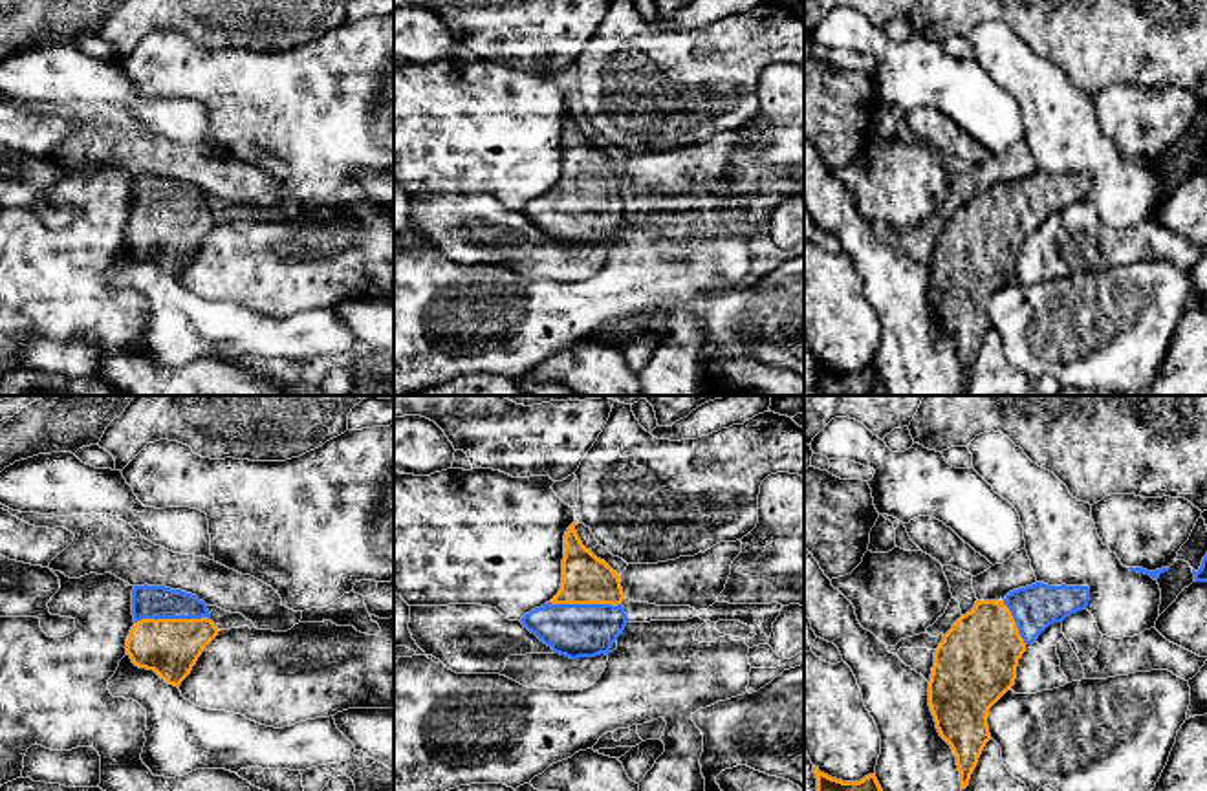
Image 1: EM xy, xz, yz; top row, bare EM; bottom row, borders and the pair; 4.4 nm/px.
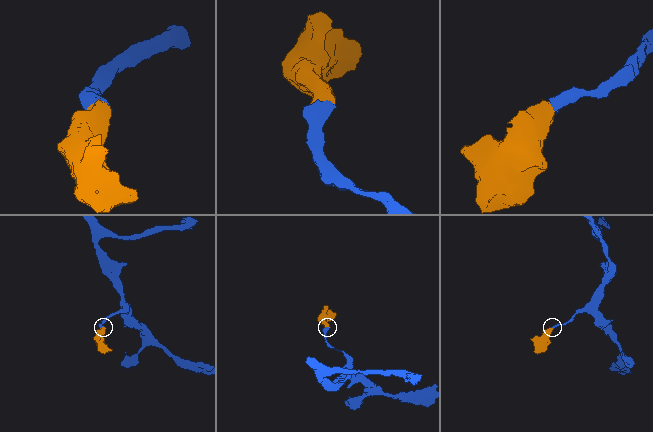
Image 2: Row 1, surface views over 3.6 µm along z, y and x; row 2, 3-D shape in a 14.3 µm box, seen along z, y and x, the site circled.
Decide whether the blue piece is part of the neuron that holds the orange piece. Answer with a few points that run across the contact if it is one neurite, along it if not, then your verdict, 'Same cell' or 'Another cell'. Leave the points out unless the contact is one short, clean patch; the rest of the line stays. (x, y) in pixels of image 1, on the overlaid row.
Line: xy (171, 647), (173, 619), (156, 603). Same cell

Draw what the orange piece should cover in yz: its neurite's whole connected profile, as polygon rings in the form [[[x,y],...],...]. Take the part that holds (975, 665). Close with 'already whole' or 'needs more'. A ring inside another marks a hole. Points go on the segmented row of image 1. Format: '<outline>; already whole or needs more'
[[[1035,582],[998,602],[976,601],[943,635],[934,652],[929,707],[956,756],[962,789],[991,740],[989,709],[1015,685],[1026,646],[1049,624],[1086,610],[1088,601],[1088,586]]]; needs more

